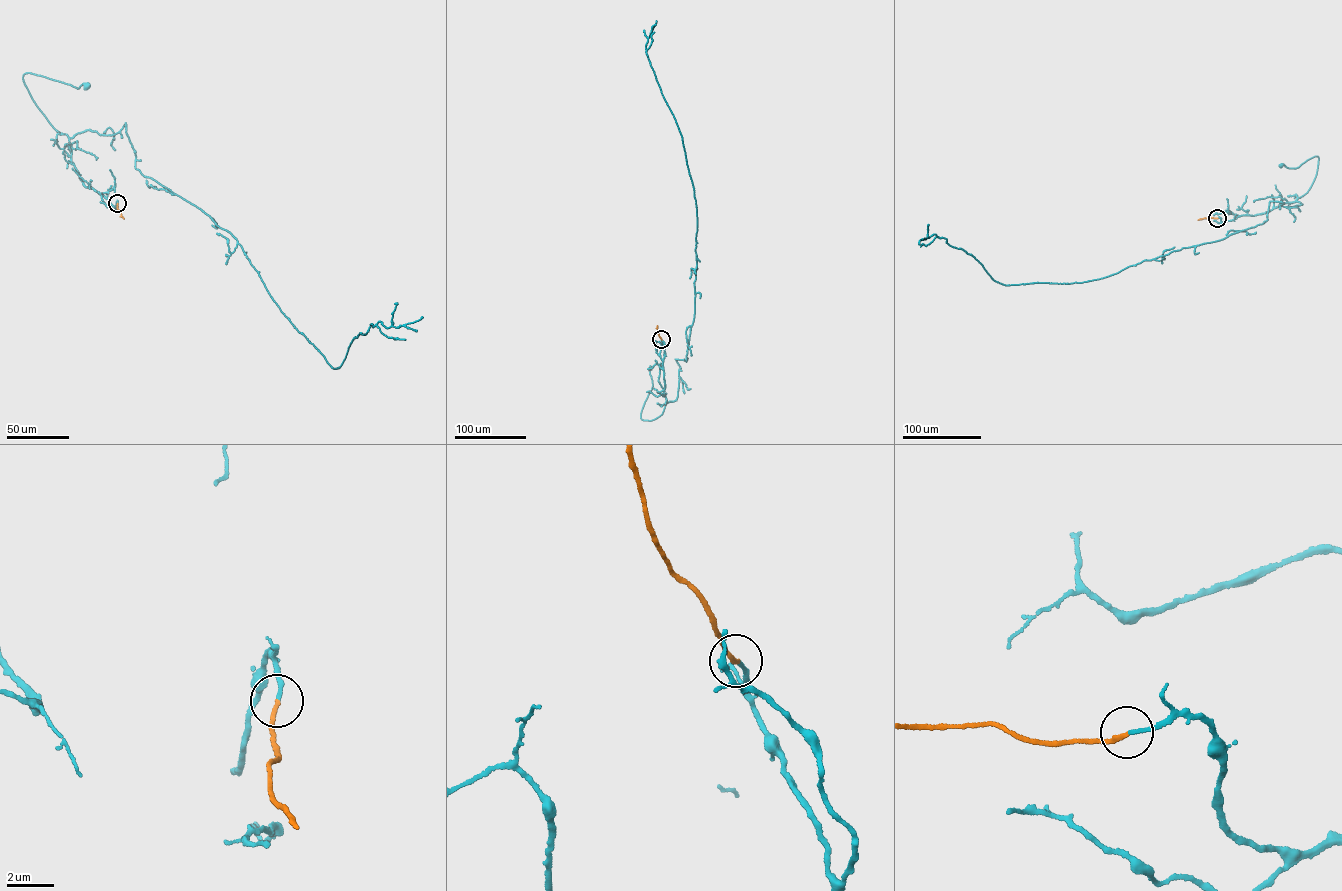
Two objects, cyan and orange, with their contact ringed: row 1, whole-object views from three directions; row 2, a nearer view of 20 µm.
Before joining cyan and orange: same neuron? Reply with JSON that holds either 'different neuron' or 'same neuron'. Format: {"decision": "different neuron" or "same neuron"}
{"decision": "same neuron"}

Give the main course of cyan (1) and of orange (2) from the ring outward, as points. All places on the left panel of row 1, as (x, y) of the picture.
1: (118, 203), (114, 207), (84, 185), (70, 161), (67, 135), (38, 107), (23, 75), (78, 89), (86, 86)
2: (117, 203), (124, 218)

